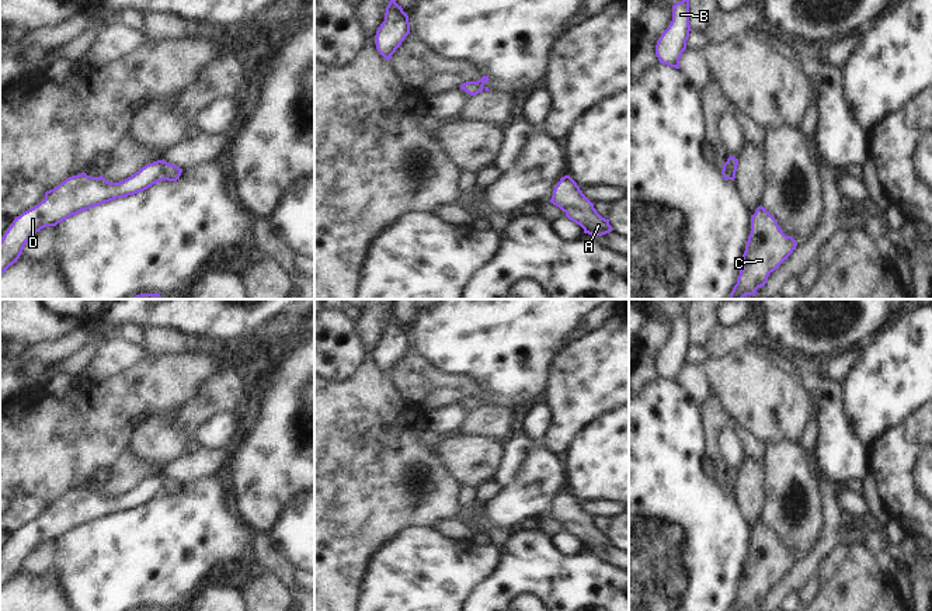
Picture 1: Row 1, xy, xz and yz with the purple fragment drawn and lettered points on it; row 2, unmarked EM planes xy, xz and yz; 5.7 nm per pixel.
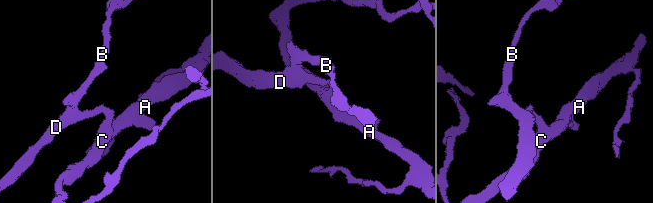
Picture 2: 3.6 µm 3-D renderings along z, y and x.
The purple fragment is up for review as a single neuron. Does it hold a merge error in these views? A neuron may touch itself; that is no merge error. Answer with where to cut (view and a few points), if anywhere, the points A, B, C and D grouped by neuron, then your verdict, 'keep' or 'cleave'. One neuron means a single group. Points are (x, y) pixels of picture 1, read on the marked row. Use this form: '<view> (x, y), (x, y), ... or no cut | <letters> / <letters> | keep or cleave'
xy (166, 162), (163, 179) | A C / B D | cleave

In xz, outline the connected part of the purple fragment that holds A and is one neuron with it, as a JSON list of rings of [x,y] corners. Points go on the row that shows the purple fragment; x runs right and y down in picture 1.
[[[564,176],[553,190],[550,202],[559,206],[566,216],[580,225],[584,233],[602,236],[612,232],[609,219],[602,218],[594,204],[582,194],[577,183]]]

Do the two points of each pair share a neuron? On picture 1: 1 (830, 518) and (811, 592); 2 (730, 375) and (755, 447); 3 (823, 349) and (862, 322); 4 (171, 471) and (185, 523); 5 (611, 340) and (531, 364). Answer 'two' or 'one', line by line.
1: two
2: two
3: one
4: two
5: two

